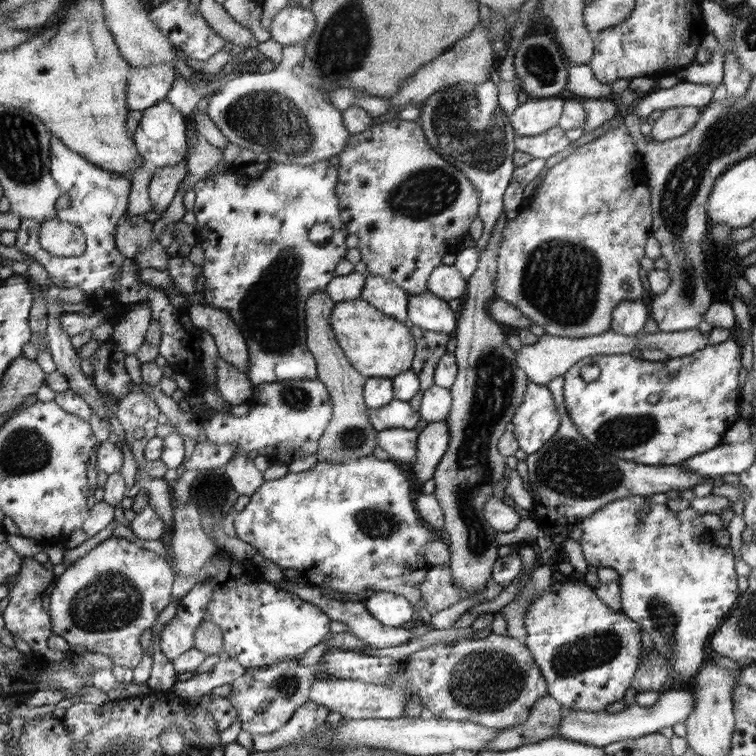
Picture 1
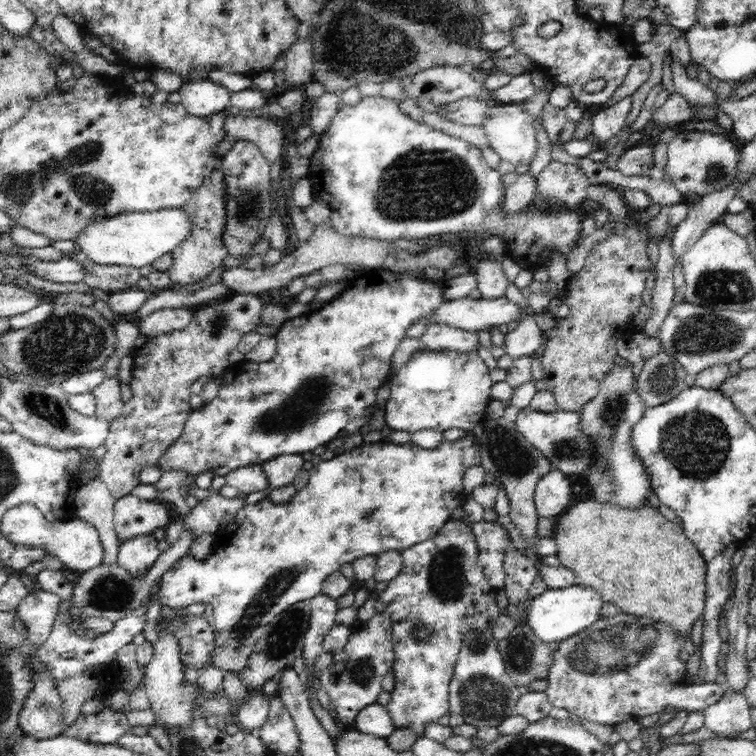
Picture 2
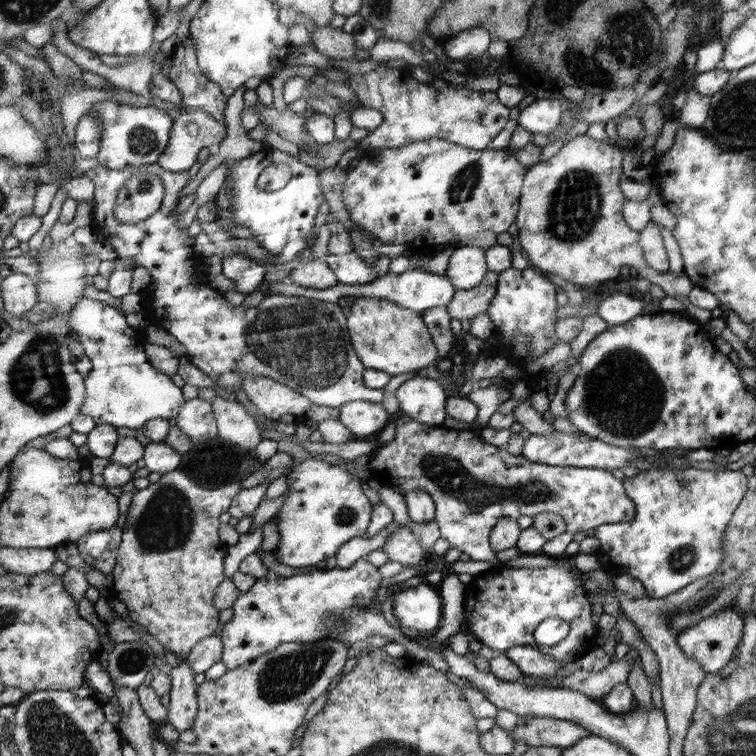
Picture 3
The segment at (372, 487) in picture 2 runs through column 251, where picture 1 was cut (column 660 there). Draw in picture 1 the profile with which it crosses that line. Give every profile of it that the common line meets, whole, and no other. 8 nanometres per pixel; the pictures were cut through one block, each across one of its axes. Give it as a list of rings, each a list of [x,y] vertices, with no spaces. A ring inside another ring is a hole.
[[[630,496],[608,503],[592,516],[584,517],[579,522],[583,532],[579,543],[588,565],[598,569],[613,568],[618,572],[622,612],[650,634],[657,654],[667,661],[669,678],[688,688],[704,662],[704,648],[710,634],[723,624],[722,620],[730,614],[740,596],[734,556],[730,548],[714,548],[712,534],[702,524],[699,511],[689,507],[674,512],[665,504],[652,504],[643,515],[644,503],[648,503],[648,497]]]

